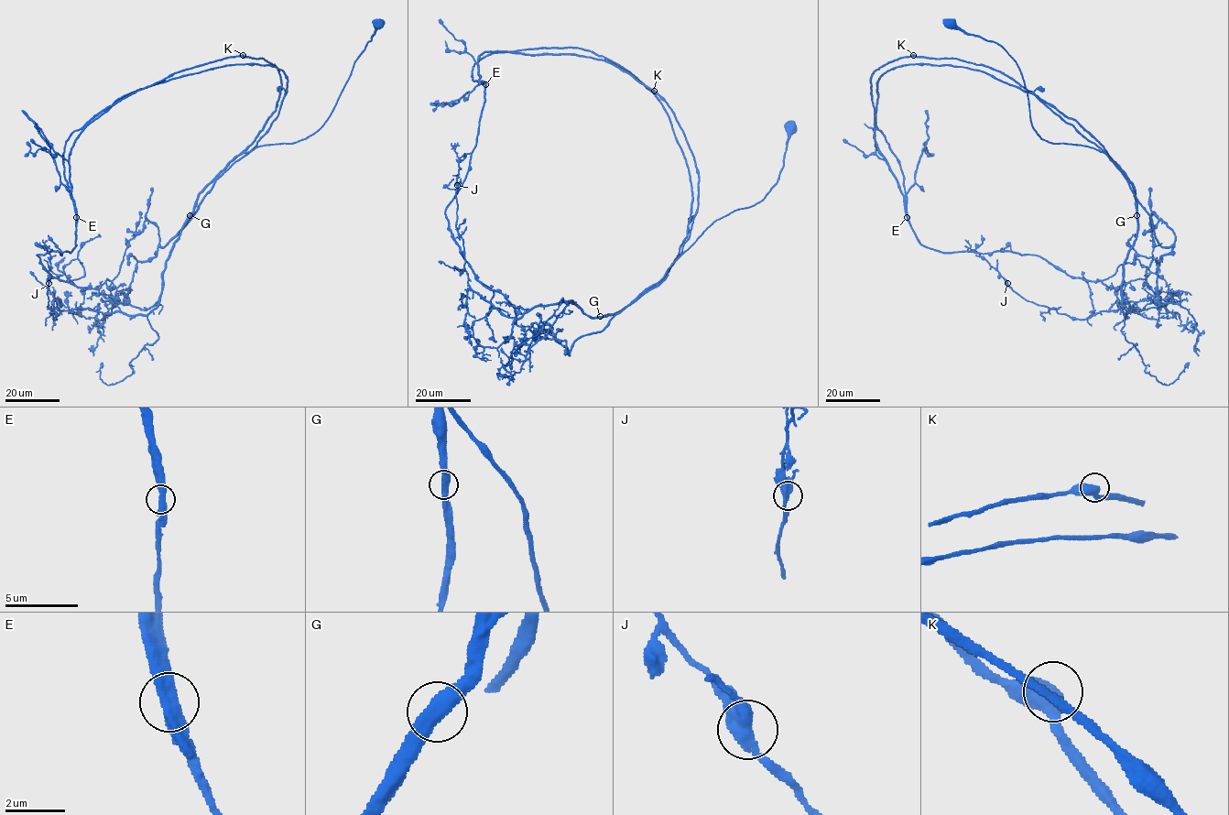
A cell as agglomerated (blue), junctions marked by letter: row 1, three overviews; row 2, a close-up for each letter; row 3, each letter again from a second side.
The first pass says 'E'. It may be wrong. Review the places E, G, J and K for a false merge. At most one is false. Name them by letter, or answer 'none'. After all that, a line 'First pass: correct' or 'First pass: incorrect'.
E
First pass: correct

